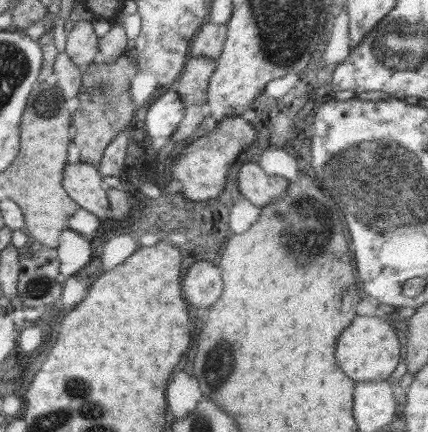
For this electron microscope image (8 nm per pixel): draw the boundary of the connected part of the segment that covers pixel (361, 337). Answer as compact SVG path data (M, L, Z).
M356 316L352 320L352 324L342 332L342 336L338 338L338 344L336 344L336 360L338 360L338 366L346 372L346 376L350 376L353 381L358 383L367 382L380 382L390 380L390 375L396 370L398 362L400 362L400 356L402 347L400 347L400 341L396 337L395 327L387 318L374 316Z

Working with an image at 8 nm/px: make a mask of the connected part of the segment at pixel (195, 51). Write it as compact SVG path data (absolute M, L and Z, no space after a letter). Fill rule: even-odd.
M208 20L197 31L189 48L191 57L207 57L217 60L227 39L227 25Z

